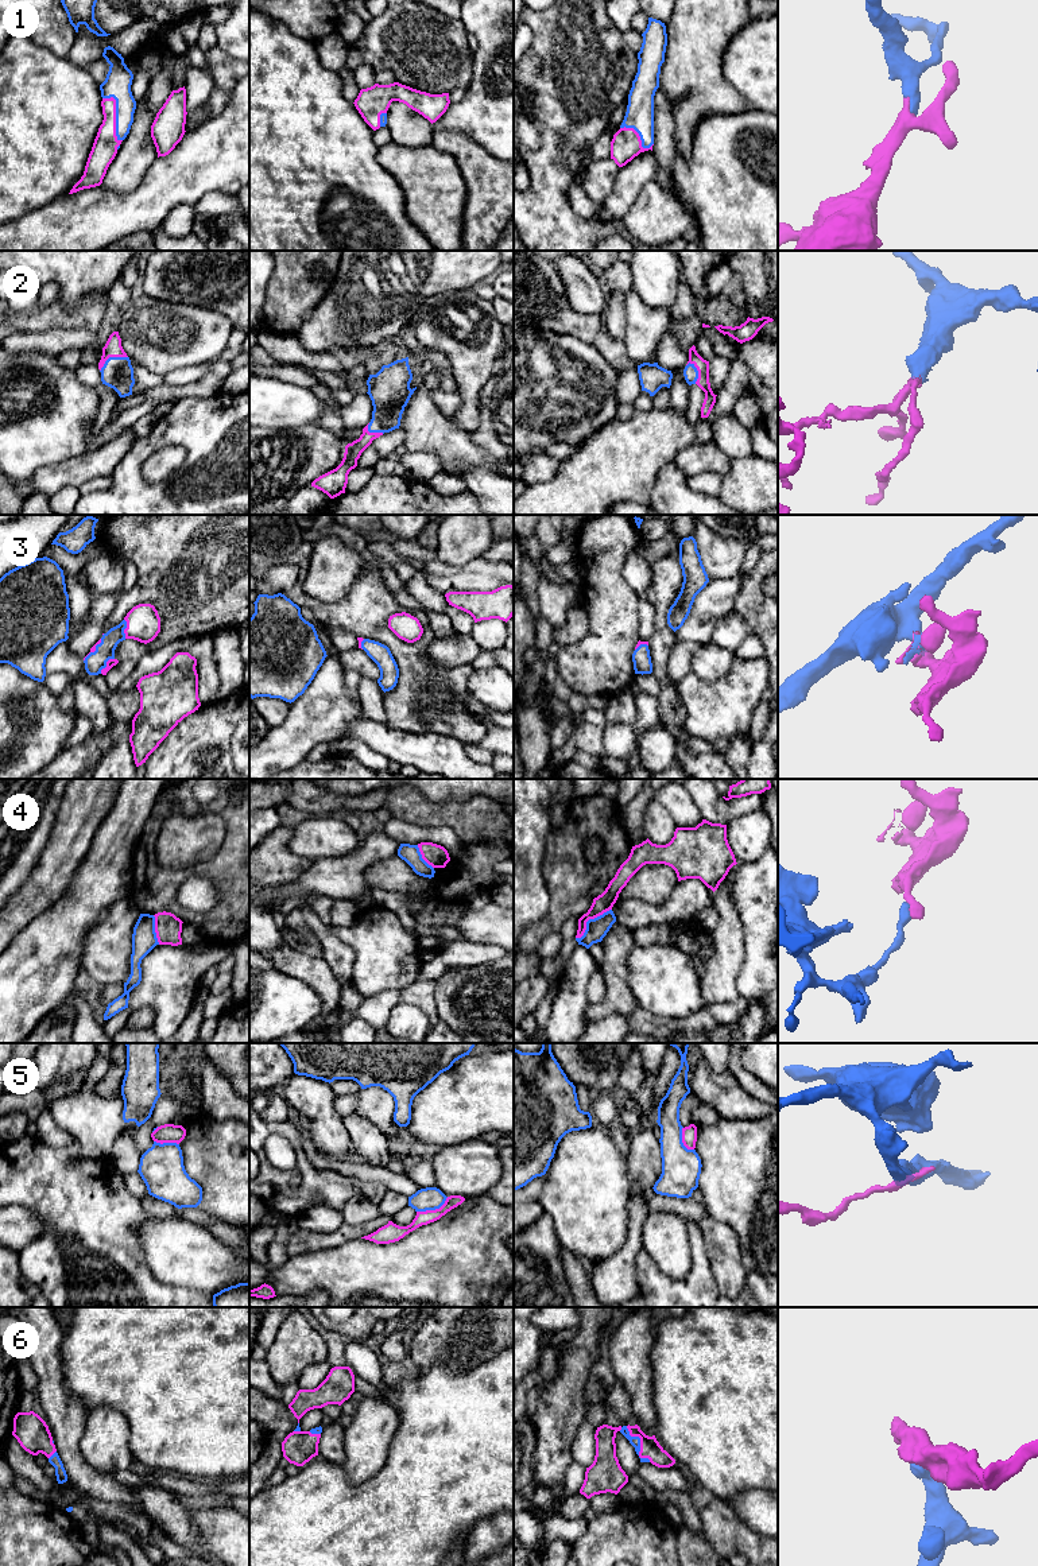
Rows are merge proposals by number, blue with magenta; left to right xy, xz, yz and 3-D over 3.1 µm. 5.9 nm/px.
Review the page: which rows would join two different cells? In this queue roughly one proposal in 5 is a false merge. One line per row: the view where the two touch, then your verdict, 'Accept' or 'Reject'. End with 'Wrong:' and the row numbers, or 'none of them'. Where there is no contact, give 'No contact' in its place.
1: Touches blue in xy. Accept
2: Touches blue in xy. Accept
3: Touches blue in xy. Accept
4: Touches blue in yz. Reject
5: Touches blue in xz. Reject
6: Touches blue in yz. Accept
Wrong: 4, 5

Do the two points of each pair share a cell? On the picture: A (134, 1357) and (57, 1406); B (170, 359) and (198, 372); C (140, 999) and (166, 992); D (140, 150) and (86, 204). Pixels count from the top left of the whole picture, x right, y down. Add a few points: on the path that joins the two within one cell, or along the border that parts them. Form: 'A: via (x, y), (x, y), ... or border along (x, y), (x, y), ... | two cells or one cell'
A: border along (64, 1364), (64, 1384), (66, 1390), (88, 1410) | two cells
B: border along (215, 359), (206, 363), (179, 367), (163, 376) | two cells
C: via (147, 995), (159, 992) | one cell
D: border along (100, 185), (119, 193), (130, 193), (136, 186) | two cells

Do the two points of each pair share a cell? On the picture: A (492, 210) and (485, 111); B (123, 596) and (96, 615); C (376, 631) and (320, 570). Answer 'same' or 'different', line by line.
A: different
B: different
C: different

